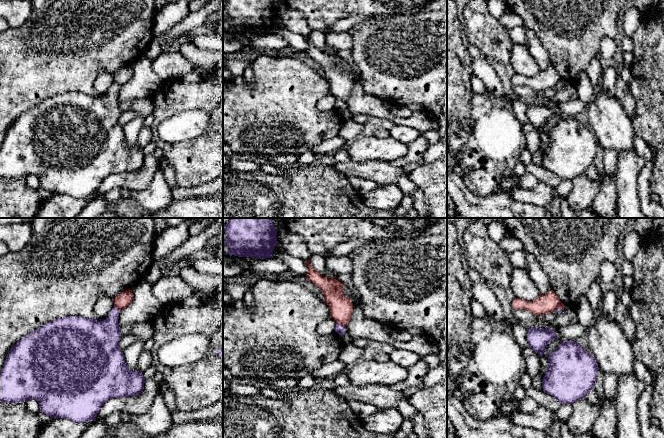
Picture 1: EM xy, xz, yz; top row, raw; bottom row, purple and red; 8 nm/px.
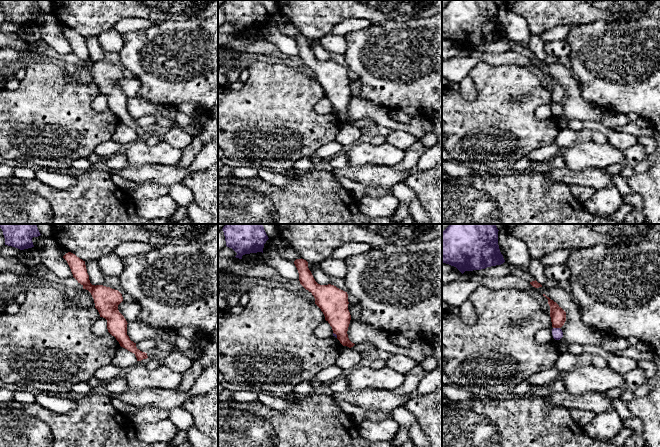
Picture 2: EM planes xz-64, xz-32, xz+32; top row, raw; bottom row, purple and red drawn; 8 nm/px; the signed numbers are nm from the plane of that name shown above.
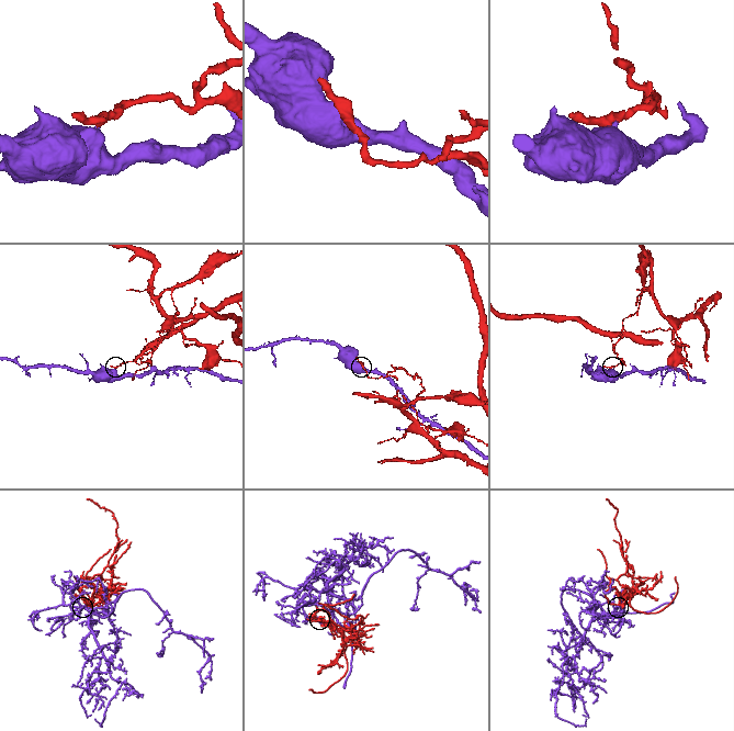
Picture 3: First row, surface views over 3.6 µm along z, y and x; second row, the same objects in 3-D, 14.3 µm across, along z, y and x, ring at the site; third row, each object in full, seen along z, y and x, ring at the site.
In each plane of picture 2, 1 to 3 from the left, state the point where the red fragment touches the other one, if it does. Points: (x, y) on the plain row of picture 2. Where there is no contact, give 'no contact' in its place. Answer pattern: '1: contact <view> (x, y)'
1: no contact
2: contact xz-32 (336, 111)
3: contact xz+32 (556, 104)

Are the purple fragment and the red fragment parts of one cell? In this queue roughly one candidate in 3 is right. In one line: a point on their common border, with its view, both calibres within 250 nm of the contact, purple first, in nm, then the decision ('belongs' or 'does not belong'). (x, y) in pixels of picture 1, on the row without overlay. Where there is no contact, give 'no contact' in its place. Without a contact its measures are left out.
xz (340, 100) | 80/190 nm | does not belong

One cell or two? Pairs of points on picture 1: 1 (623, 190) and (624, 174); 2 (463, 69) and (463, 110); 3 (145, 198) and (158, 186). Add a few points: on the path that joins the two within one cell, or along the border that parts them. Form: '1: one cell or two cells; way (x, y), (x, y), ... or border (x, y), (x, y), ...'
1: one cell; way (624, 186), (624, 178)
2: one cell; way (462, 79), (462, 100)
3: one cell; way (148, 197), (156, 189)

